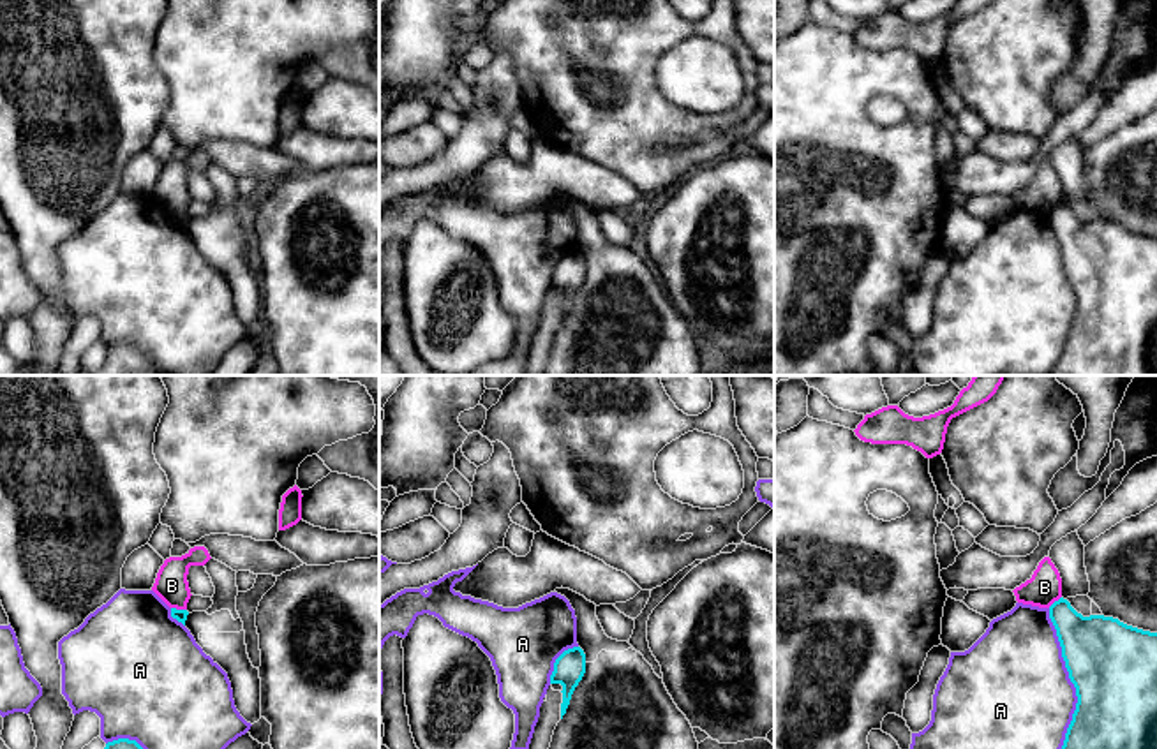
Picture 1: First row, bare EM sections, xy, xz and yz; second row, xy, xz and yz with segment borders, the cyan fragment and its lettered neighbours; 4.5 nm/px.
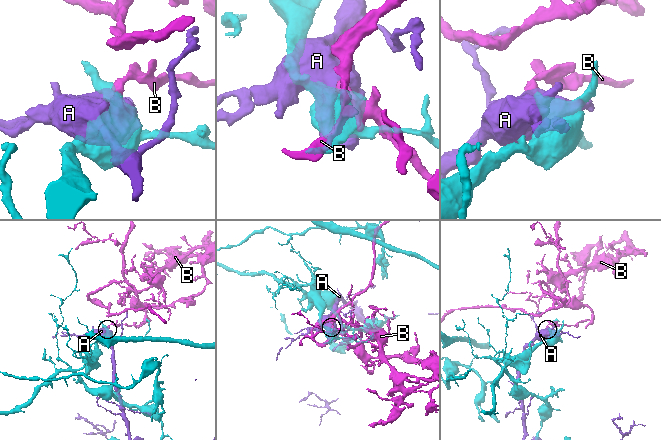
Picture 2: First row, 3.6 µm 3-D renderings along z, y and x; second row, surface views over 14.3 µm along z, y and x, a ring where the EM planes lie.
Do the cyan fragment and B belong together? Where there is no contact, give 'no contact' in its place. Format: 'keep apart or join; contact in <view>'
keep apart; contact in xy

